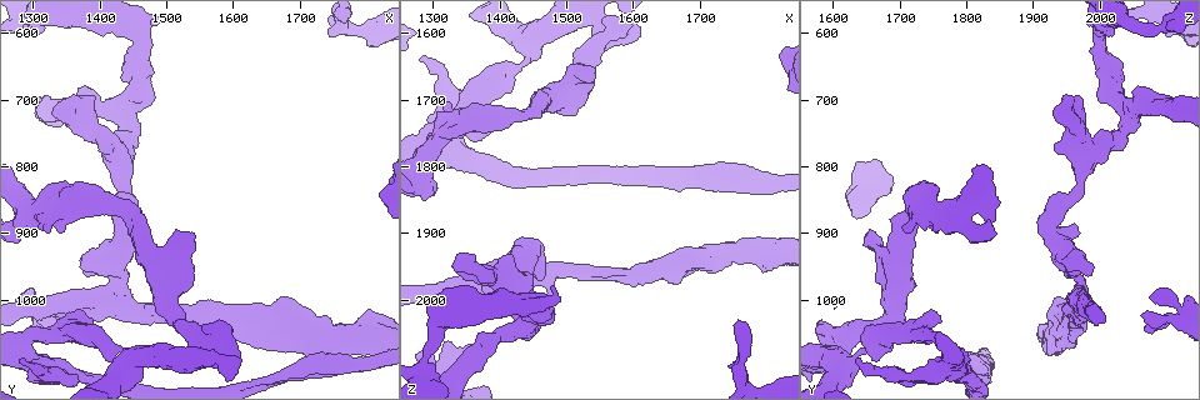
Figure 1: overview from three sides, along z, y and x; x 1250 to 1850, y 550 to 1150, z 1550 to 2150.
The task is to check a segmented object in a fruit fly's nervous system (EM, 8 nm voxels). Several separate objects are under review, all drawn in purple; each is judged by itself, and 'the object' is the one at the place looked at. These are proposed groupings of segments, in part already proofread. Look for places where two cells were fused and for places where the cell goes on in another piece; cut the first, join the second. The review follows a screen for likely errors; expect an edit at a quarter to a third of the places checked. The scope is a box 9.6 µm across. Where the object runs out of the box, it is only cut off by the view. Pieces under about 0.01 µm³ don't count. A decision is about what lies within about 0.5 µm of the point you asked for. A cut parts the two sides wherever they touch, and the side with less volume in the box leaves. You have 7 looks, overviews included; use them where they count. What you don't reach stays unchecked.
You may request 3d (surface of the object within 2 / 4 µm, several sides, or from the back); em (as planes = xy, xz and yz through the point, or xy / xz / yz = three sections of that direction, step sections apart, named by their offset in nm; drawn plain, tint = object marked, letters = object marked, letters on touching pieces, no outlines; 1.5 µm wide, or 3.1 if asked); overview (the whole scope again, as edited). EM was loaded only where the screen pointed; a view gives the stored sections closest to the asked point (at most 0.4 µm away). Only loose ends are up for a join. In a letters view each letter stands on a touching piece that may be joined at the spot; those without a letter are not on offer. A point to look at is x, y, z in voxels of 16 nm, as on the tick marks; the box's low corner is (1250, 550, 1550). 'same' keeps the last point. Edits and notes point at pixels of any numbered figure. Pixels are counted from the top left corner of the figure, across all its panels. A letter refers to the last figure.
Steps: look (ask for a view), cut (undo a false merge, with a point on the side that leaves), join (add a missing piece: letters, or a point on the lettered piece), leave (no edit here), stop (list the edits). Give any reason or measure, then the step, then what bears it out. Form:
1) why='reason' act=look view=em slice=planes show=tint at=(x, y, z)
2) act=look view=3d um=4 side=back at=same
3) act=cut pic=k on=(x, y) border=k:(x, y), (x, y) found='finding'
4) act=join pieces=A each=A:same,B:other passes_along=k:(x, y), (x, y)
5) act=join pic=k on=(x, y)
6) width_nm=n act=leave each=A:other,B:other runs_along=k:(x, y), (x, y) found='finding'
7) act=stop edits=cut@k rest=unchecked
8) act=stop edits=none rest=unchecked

why='thick turns thin' act=look view=em slice=planes show=letters at=(1290, 590, 2085)

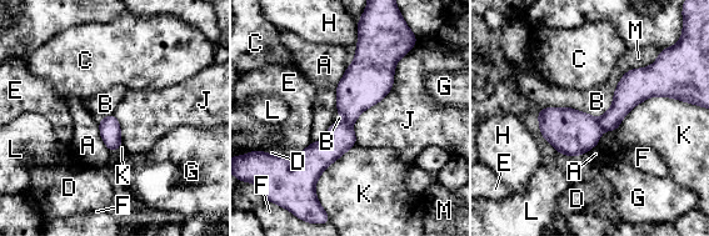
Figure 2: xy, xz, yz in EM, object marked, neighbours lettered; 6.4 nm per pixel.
act=cut pic=2 on=(625, 98) each=A:other,B:other,C:other,D:other,E:other,F:other,G:other,H:other,J:other,K:other,L:other,M:other border=2:(597, 119), (603, 130) found='two cells meet here'

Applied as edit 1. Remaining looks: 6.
why='redraw' act=look view=overview

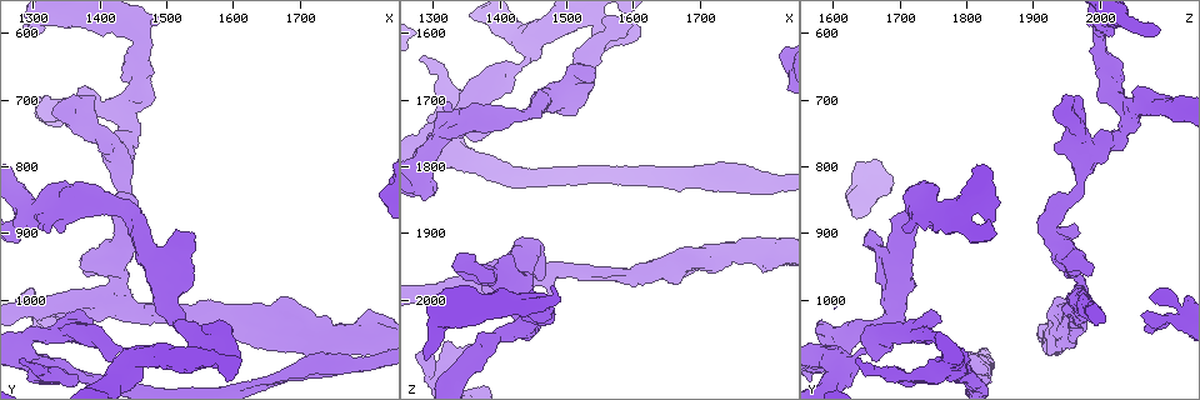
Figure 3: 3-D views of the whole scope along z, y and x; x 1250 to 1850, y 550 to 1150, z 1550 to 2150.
act=look view=3d um=4 at=(1390, 695, 1965)

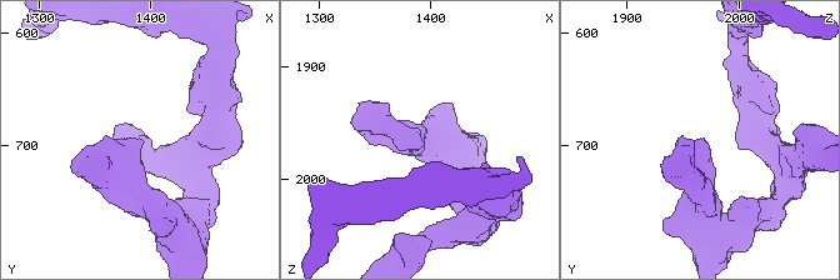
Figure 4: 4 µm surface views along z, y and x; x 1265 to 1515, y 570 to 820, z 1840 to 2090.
act=look view=em slice=planes show=letters at=(1394, 694, 1966)

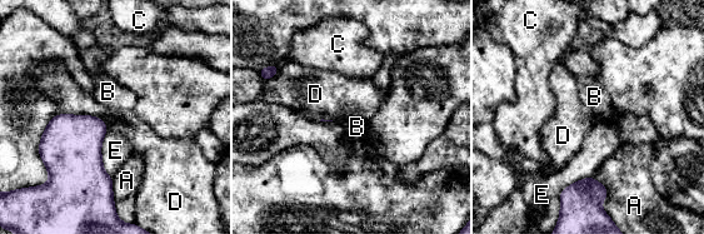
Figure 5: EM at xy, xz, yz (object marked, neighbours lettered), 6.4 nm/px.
longest_contact=D:320nm act=leave each=A:other,B:other,C:other,D:other,E:other border=5:(61, 113), (98, 116), (108, 130) found='none of them fits'

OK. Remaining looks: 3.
why='sharp bend' act=look view=em slice=yz step=4 show=tint at=(1290, 1010, 2115)

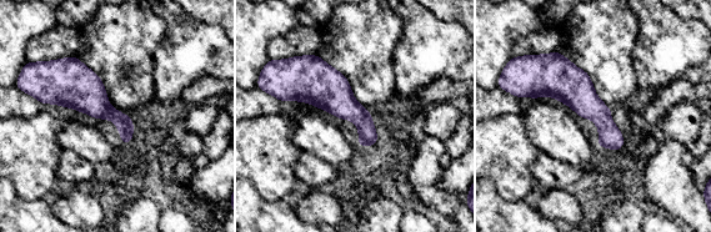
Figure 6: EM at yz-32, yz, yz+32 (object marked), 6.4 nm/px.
act=look view=em slice=planes show=letters at=same

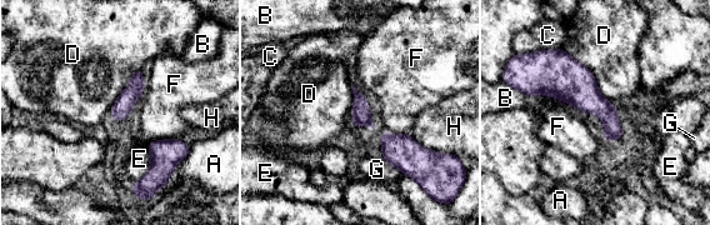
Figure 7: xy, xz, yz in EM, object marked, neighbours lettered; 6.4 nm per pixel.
act=leave each=A:other,B:other,C:other,D:other,E:other,F:other,G:other,H:other runs_along=7:(139, 73), (135, 89), (114, 116) found='continuous, no second cell'

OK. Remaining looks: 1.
act=stop edits=cut@2 rest=unchecked

